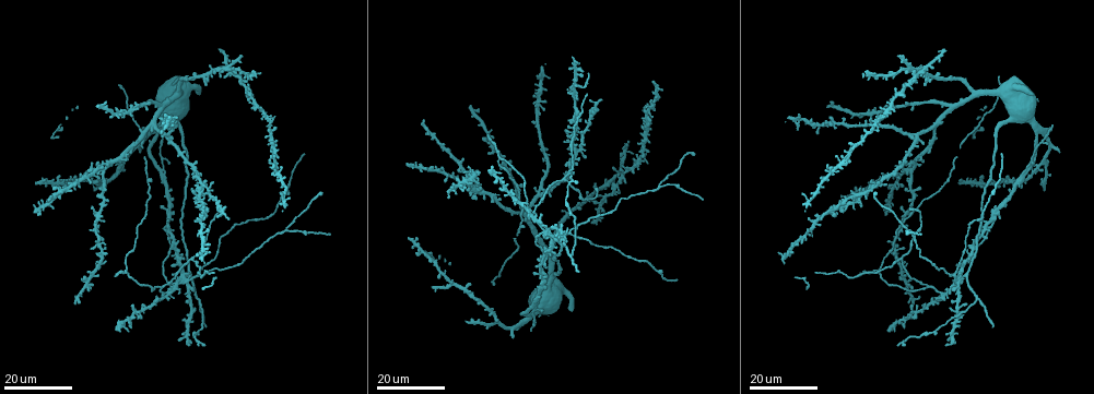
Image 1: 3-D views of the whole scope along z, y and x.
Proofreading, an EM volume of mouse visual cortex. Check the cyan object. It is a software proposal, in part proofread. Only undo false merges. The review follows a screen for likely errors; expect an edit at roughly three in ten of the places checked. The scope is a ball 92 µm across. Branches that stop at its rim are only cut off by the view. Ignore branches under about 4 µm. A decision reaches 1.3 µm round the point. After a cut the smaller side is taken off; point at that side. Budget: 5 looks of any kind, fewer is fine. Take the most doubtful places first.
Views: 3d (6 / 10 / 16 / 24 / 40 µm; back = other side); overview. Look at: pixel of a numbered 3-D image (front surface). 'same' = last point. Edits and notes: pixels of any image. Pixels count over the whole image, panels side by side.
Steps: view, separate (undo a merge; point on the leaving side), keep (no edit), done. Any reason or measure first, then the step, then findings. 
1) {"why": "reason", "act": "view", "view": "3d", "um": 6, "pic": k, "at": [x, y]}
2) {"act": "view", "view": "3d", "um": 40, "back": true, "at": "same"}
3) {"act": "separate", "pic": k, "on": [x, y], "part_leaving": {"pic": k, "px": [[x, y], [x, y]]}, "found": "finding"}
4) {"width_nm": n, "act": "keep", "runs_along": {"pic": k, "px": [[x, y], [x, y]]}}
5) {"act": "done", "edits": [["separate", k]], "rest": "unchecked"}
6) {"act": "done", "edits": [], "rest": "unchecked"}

{"act": "view", "view": "3d", "um": 24, "pic": 1, "at": [1024, 169]}

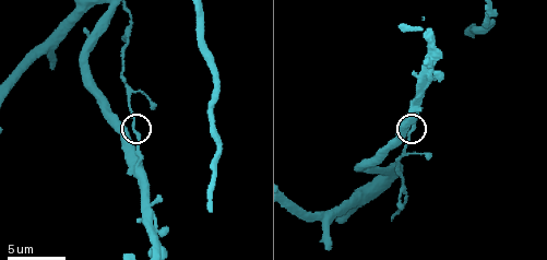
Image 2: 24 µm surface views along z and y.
{"act": "view", "view": "3d", "um": 6, "pic": 2, "at": [133, 129]}

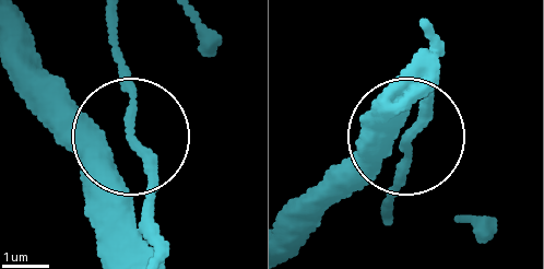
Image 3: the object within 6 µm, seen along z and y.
{"side_arm_um": 17, "act": "keep", "runs_along": {"pic": 3, "px": [[294, 240], [408, 137], [388, 215]]}, "found": "one neuron here"}

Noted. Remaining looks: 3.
{"why": "arms part here", "act": "view", "view": "3d", "um": 24, "pic": 1, "at": [500, 155]}

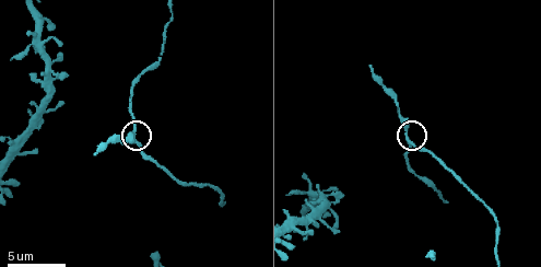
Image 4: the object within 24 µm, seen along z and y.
{"act": "view", "view": "3d", "um": 10, "pic": 4, "at": [407, 138]}

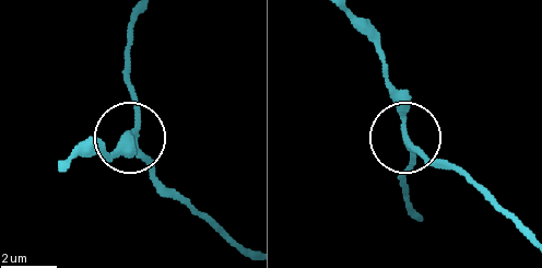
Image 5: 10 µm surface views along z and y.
{"arms": 3, "act": "keep", "runs_along": {"pic": 5, "px": [[522, 233], [480, 190], [409, 141], [388, 66]]}, "found": "all the same neuron"}

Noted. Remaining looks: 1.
{"act": "done", "edits": [], "rest": "unchecked"}

